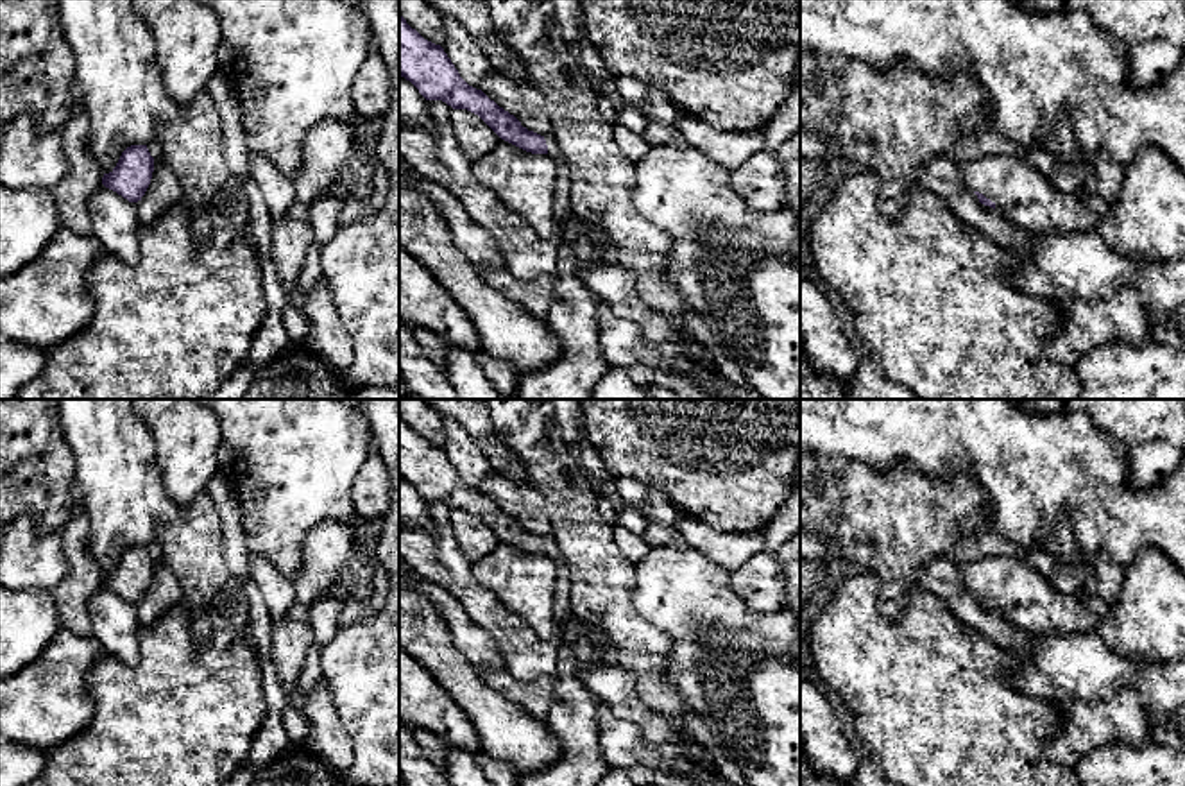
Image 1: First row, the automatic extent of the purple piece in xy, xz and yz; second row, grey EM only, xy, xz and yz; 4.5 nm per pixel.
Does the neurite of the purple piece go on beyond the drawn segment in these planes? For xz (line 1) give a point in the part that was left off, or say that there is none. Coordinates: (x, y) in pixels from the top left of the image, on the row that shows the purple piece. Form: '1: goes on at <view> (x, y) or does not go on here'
1: does not go on here

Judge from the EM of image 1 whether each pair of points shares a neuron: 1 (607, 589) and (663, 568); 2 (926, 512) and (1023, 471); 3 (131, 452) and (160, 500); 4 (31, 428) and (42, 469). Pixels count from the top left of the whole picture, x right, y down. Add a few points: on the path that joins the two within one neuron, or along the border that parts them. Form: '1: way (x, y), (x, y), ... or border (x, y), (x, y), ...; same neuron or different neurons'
1: border (634, 564), (632, 606), (647, 620); different neurons
2: border (942, 475), (967, 475), (987, 496), (996, 529); different neurons
3: border (151, 462), (145, 482), (145, 504), (154, 518); different neurons
4: way (31, 439), (31, 459); same neuron

